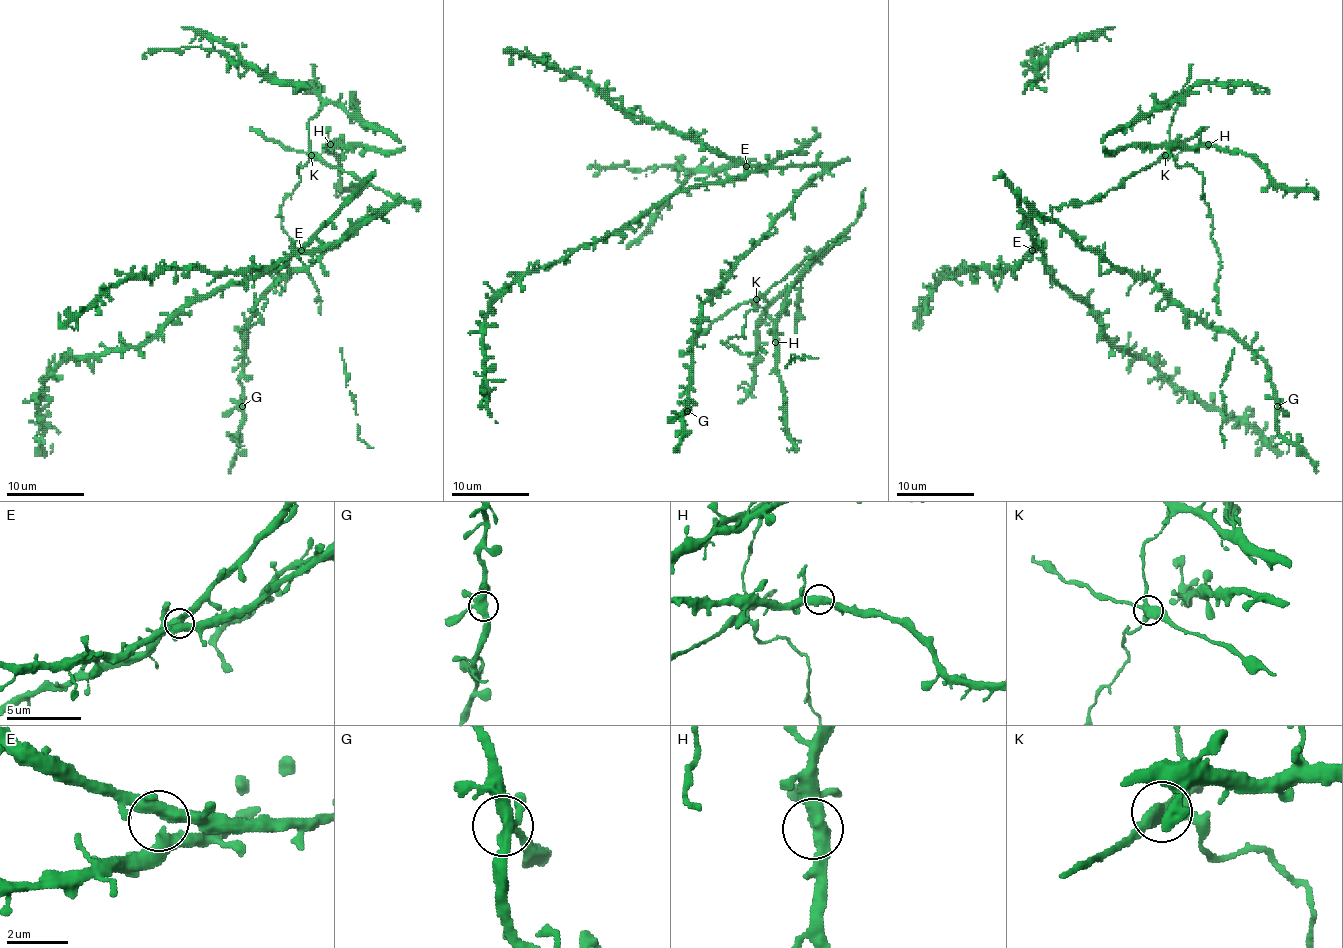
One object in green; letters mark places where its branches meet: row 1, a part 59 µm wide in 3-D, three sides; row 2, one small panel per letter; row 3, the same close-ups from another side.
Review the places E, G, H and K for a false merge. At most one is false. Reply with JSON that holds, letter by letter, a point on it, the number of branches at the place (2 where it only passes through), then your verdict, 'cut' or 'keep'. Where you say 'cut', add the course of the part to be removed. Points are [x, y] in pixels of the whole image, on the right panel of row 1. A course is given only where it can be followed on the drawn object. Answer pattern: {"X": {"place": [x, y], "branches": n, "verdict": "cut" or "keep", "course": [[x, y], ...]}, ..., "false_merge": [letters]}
{"E": {"place": [1032, 250], "branches": 4, "verdict": "keep"}, "G": {"place": [1277, 406], "branches": 4, "verdict": "keep"}, "H": {"place": [1208, 144], "branches": 4, "verdict": "keep"}, "K": {"place": [1165, 155], "branches": 4, "verdict": "cut", "course": [[1165, 154], [1140, 172], [1132, 172], [1116, 187], [1087, 203], [1054, 207]]}, "false_merge": ["K"]}

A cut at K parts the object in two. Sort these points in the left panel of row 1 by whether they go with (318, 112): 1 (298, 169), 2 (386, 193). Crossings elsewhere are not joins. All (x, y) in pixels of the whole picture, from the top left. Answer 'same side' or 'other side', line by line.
1: same side
2: other side

